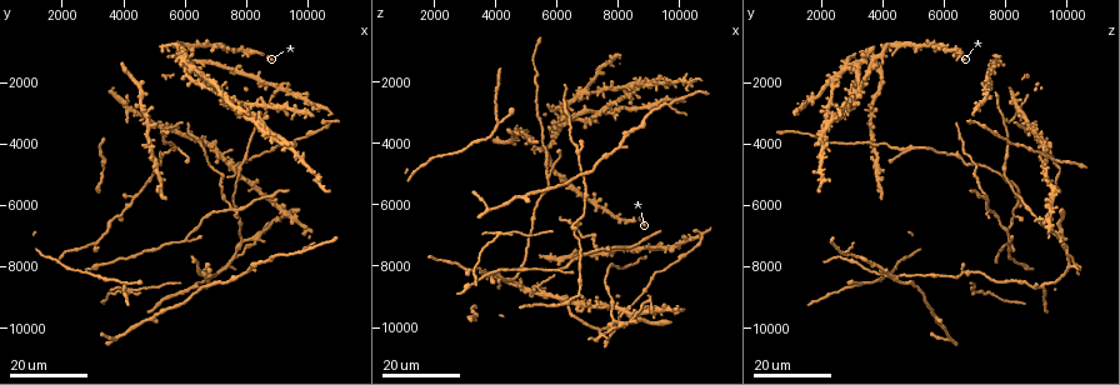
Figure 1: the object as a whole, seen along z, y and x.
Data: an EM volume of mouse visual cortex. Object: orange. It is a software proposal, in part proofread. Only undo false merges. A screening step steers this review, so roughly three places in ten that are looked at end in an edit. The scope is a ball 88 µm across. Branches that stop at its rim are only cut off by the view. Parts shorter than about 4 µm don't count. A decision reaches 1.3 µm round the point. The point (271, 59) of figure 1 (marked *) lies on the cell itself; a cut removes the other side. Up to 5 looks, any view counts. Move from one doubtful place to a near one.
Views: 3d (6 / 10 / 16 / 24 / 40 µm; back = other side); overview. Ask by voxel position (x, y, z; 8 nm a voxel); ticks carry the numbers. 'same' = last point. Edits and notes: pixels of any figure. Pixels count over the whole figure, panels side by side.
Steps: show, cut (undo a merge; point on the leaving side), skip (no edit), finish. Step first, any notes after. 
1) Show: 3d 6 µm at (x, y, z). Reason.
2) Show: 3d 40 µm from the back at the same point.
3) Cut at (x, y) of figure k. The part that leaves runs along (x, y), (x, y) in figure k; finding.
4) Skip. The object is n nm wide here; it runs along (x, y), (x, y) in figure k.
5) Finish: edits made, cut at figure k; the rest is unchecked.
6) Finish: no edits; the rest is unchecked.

Show: 3d 24 µm at (8500, 3200, 8000). Three-way junction.

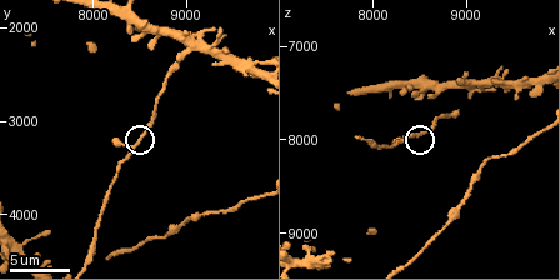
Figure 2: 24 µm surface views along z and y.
Show: 3d 10 µm at (8400, 3300, 7950). Zoom in.

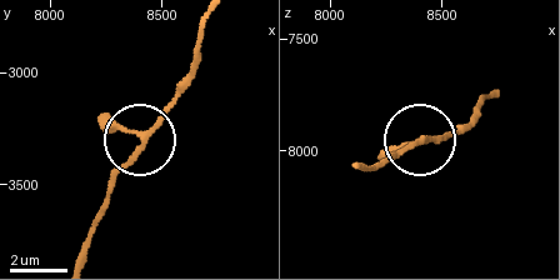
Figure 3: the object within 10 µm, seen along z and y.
Skip. One cell here.

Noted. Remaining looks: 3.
Show: 3d 24 µm at (6200, 8600, 9300). Side arm on a straight run.

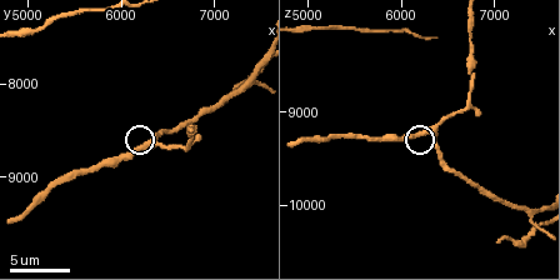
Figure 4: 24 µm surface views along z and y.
Show: 3d 10 µm at (6300, 8650, 9200). Closer look.

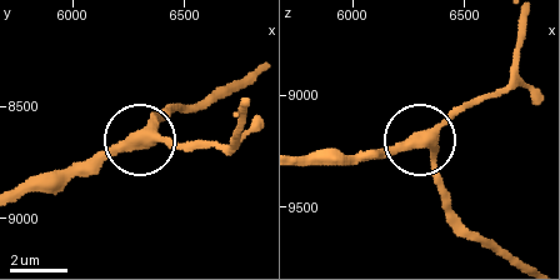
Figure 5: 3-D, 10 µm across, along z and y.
Skip. 3 arms meet here; it runs along (509, 258), (465, 226), (423, 143), (365, 148), (346, 160) in figure 5; one cell here.

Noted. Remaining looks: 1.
Finish: no edits; the rest is unchecked.

